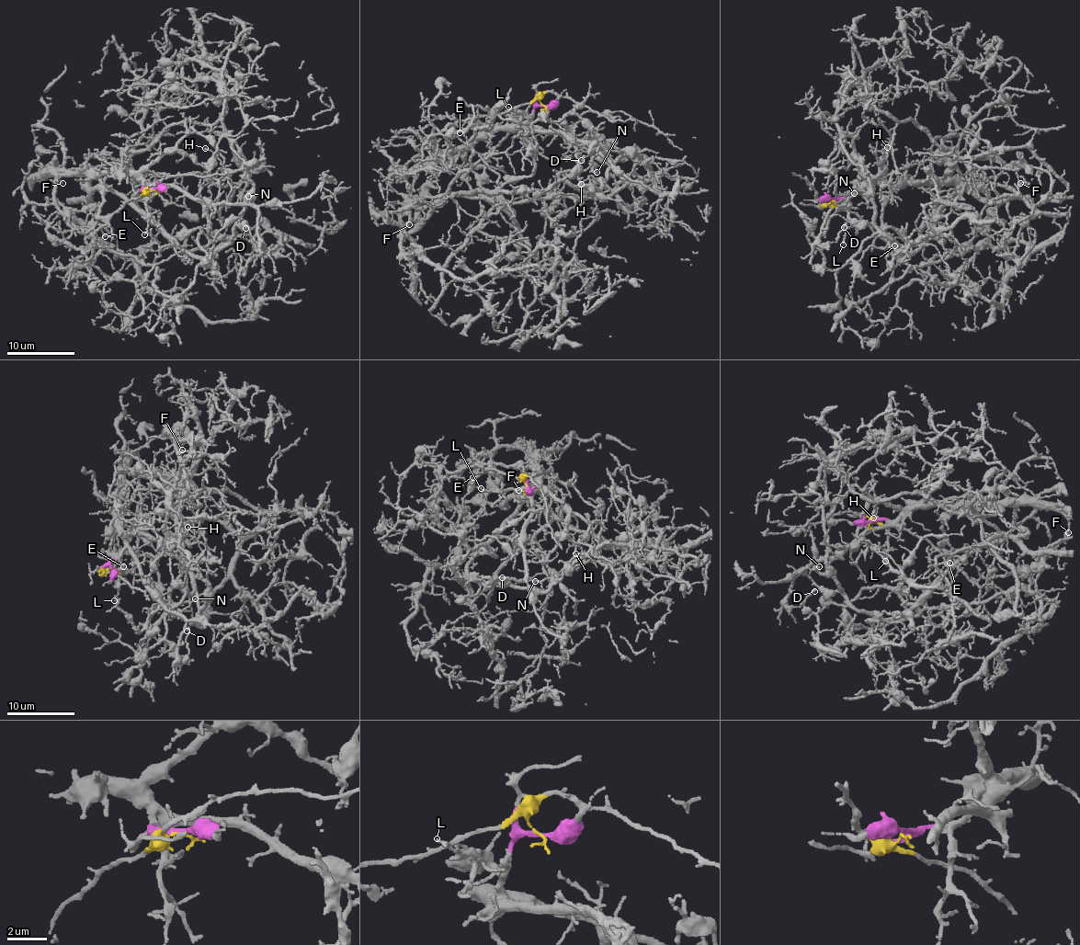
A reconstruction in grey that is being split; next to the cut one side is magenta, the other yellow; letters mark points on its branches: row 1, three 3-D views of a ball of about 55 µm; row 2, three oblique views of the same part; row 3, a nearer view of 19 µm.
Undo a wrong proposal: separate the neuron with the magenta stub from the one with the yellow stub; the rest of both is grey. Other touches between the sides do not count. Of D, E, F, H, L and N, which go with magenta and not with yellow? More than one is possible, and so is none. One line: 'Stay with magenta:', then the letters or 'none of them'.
Stay with magenta: D, F, H, L, N

